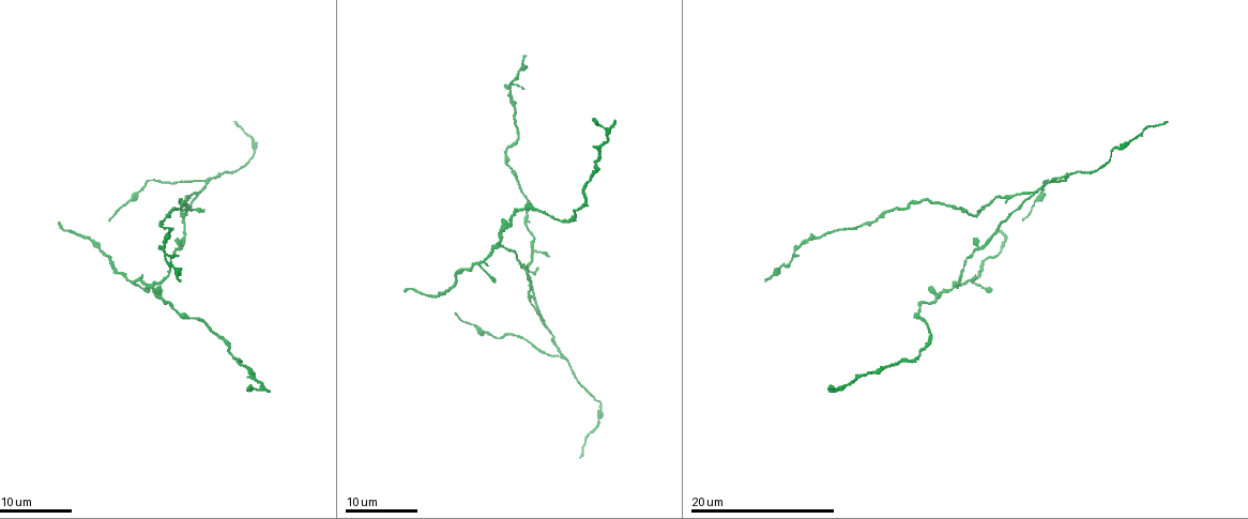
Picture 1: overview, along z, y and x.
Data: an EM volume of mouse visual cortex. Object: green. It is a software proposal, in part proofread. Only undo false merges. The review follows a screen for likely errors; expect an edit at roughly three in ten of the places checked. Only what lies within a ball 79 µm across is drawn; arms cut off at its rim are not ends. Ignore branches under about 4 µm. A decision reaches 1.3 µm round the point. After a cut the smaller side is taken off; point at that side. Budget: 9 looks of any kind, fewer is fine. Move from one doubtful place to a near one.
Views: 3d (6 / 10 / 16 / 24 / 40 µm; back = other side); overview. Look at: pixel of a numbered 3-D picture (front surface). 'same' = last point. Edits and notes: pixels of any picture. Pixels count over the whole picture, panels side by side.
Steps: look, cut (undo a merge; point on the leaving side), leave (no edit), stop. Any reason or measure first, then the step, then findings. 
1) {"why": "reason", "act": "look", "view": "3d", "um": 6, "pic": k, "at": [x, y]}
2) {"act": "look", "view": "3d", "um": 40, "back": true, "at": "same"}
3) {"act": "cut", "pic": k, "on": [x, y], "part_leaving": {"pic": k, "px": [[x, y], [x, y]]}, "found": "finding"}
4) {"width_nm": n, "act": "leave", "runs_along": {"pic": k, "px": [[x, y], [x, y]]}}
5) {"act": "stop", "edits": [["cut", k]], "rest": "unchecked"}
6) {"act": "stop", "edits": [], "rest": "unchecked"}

{"act": "look", "view": "3d", "um": 24, "pic": 1, "at": [497, 244]}

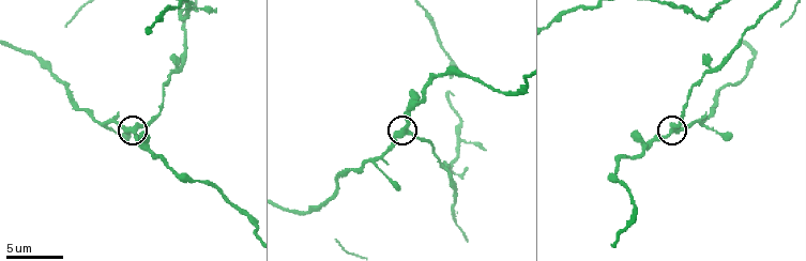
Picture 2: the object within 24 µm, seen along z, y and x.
{"why": "zoom in", "act": "look", "view": "3d", "um": 6, "pic": 2, "at": [405, 127]}

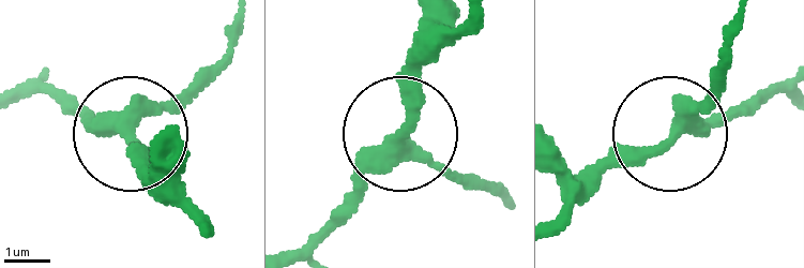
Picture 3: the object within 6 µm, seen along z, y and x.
{"width_nm": 310, "act": "leave", "found": "continuous, no second cell"}

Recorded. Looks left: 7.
{"why": "thick turns thin", "act": "look", "view": "3d", "um": 24, "pic": 1, "at": [1114, 150]}

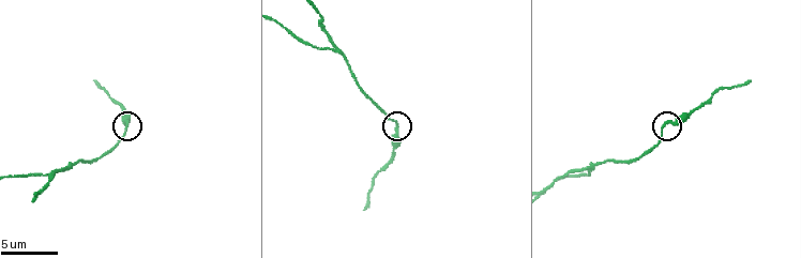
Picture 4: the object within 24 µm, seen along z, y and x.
{"act": "look", "view": "3d", "um": 10, "pic": 4, "at": [396, 126]}

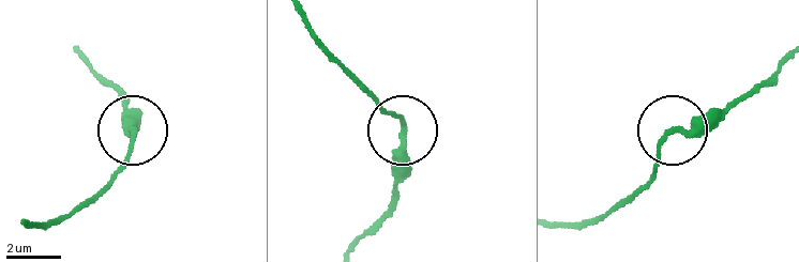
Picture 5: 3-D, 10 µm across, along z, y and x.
{"act": "leave", "runs_along": {"pic": 5, "px": [[556, 221], [604, 219], [666, 139], [748, 97]]}, "found": "one cell here"}

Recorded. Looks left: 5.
{"why": "branch point", "act": "look", "view": "3d", "um": 10, "pic": 4, "at": [35, 192]}

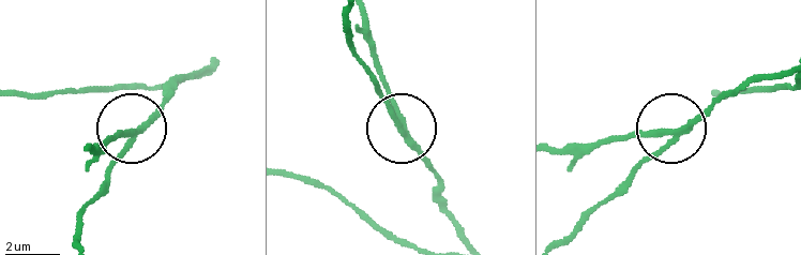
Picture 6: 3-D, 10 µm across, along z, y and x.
{"width_nm": 190, "act": "cut", "pic": 6, "on": [129, 133], "found": "two cells meet here"}

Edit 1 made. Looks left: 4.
{"act": "look", "view": "overview"}

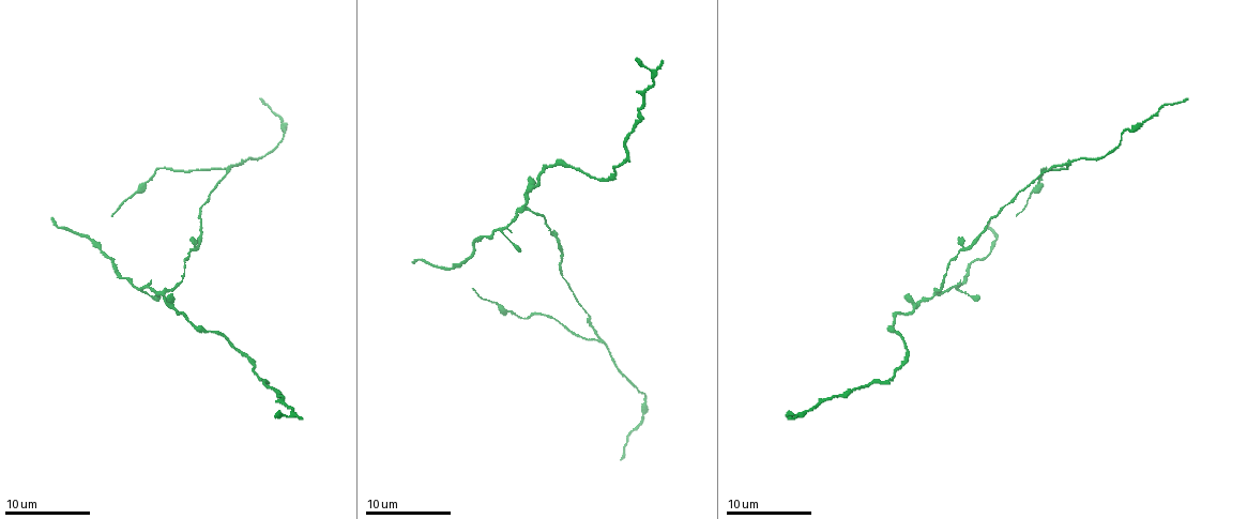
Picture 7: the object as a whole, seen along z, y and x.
{"why": "thick turns thin", "act": "look", "view": "3d", "um": 10, "pic": 7, "at": [251, 362]}

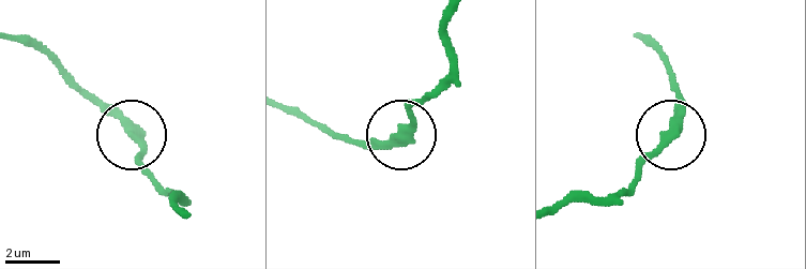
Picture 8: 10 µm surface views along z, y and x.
{"act": "leave", "found": "all the same cell"}

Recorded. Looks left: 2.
{"act": "stop", "edits": [["cut", 6]], "rest": "unchecked"}

